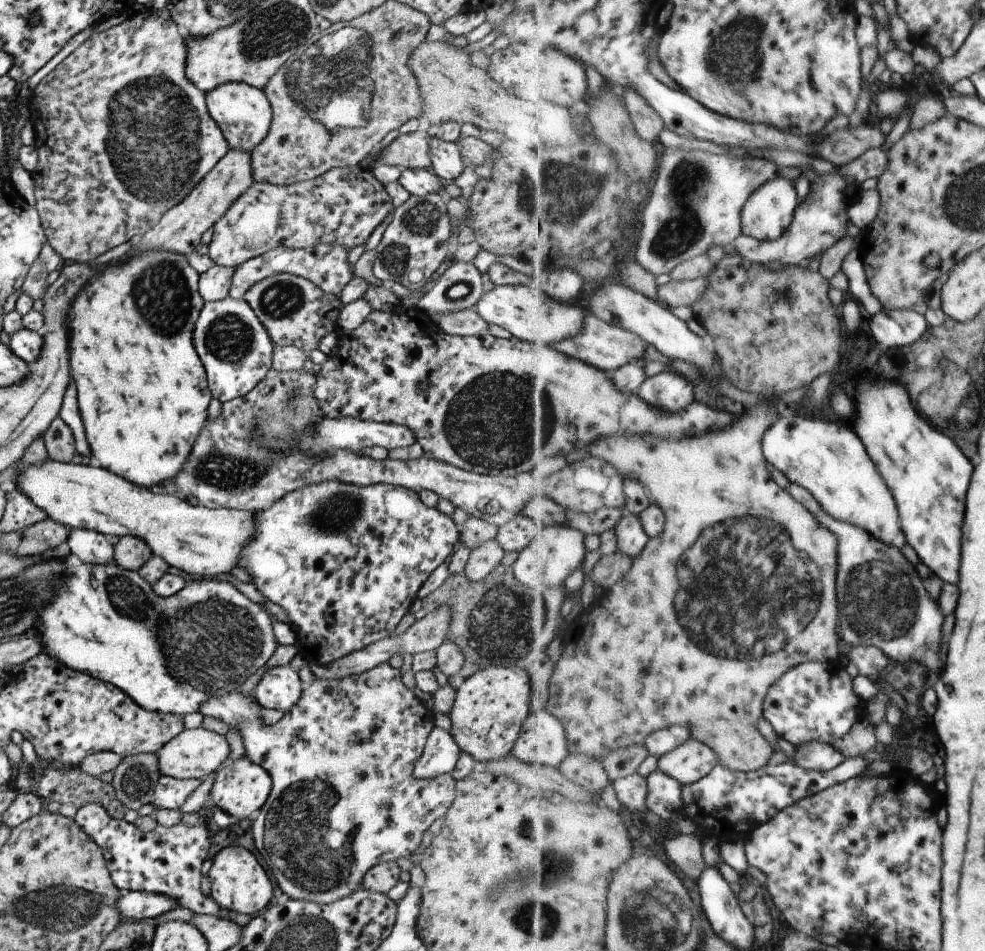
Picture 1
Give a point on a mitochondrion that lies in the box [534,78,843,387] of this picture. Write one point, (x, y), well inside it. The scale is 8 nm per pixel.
(688, 180)

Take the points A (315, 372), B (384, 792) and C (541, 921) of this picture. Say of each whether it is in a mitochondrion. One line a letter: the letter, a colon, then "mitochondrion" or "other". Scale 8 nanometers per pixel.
A: other
B: other
C: mitochondrion

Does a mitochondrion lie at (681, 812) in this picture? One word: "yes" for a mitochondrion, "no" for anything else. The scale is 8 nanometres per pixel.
no

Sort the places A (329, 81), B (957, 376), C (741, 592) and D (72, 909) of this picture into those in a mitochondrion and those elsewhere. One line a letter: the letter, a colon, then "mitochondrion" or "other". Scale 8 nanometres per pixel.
A: mitochondrion
B: mitochondrion
C: mitochondrion
D: mitochondrion

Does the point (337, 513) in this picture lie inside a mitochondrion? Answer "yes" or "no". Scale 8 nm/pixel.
yes

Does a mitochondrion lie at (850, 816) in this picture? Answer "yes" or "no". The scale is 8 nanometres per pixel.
no

